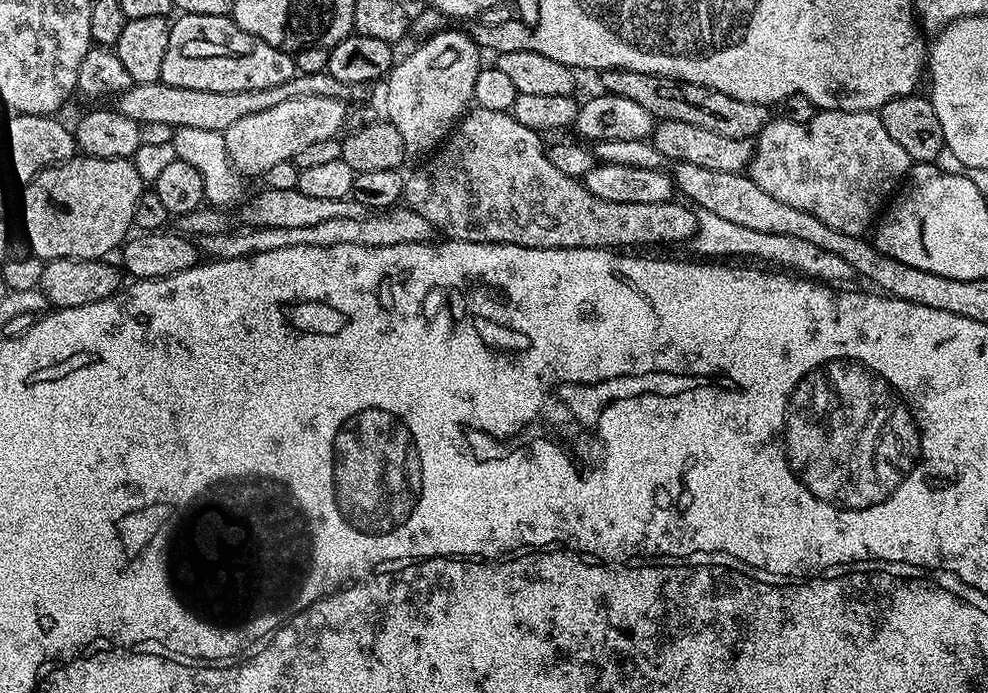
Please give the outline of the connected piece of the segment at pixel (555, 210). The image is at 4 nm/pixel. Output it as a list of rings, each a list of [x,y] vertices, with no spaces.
[[[473,107],[471,111],[467,113],[456,124],[456,126],[452,129],[450,135],[438,148],[435,149],[425,159],[425,164],[420,164],[416,169],[411,173],[410,171],[404,177],[404,194],[402,197],[403,203],[410,209],[411,212],[417,212],[418,214],[422,214],[422,218],[426,218],[426,222],[430,222],[432,224],[433,229],[437,233],[443,234],[447,239],[450,240],[465,240],[466,242],[478,242],[479,244],[513,244],[514,246],[526,246],[527,248],[610,248],[613,250],[632,250],[635,244],[680,244],[683,242],[691,241],[692,237],[696,235],[696,218],[697,213],[693,211],[691,207],[687,203],[679,202],[680,204],[676,204],[677,201],[675,199],[667,200],[666,202],[606,202],[602,198],[598,198],[594,194],[590,194],[590,190],[586,190],[586,186],[575,176],[567,176],[566,174],[562,174],[562,170],[557,170],[556,167],[551,164],[550,158],[548,157],[548,150],[543,140],[541,133],[535,132],[534,130],[530,130],[530,126],[522,126],[522,122],[518,122],[512,116],[511,111],[499,112],[498,110],[486,110],[485,108],[477,108]]]

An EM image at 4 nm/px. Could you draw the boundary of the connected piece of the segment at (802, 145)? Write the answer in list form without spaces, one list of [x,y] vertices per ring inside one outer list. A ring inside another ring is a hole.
[[[820,110],[814,118],[810,118],[810,122],[769,119],[755,137],[752,163],[746,172],[755,184],[766,190],[766,194],[786,202],[786,206],[795,206],[797,210],[806,210],[806,214],[814,214],[814,218],[822,218],[826,226],[834,226],[834,230],[842,230],[842,234],[864,236],[867,228],[869,231],[877,223],[893,193],[903,185],[913,163],[906,150],[890,138],[876,112]]]

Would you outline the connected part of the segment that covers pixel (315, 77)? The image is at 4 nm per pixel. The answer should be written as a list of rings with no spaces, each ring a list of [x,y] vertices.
[[[326,70],[318,74],[297,74],[278,86],[266,86],[266,90],[238,90],[237,92],[215,92],[214,90],[186,90],[182,86],[169,84],[133,84],[125,92],[115,97],[115,111],[135,124],[162,122],[169,130],[177,128],[193,128],[194,130],[214,130],[221,134],[227,128],[234,126],[242,118],[250,114],[259,114],[262,110],[270,110],[278,106],[278,102],[286,102],[290,98],[303,96],[321,96],[331,100],[345,102],[360,102],[365,98],[365,85],[338,82]]]

